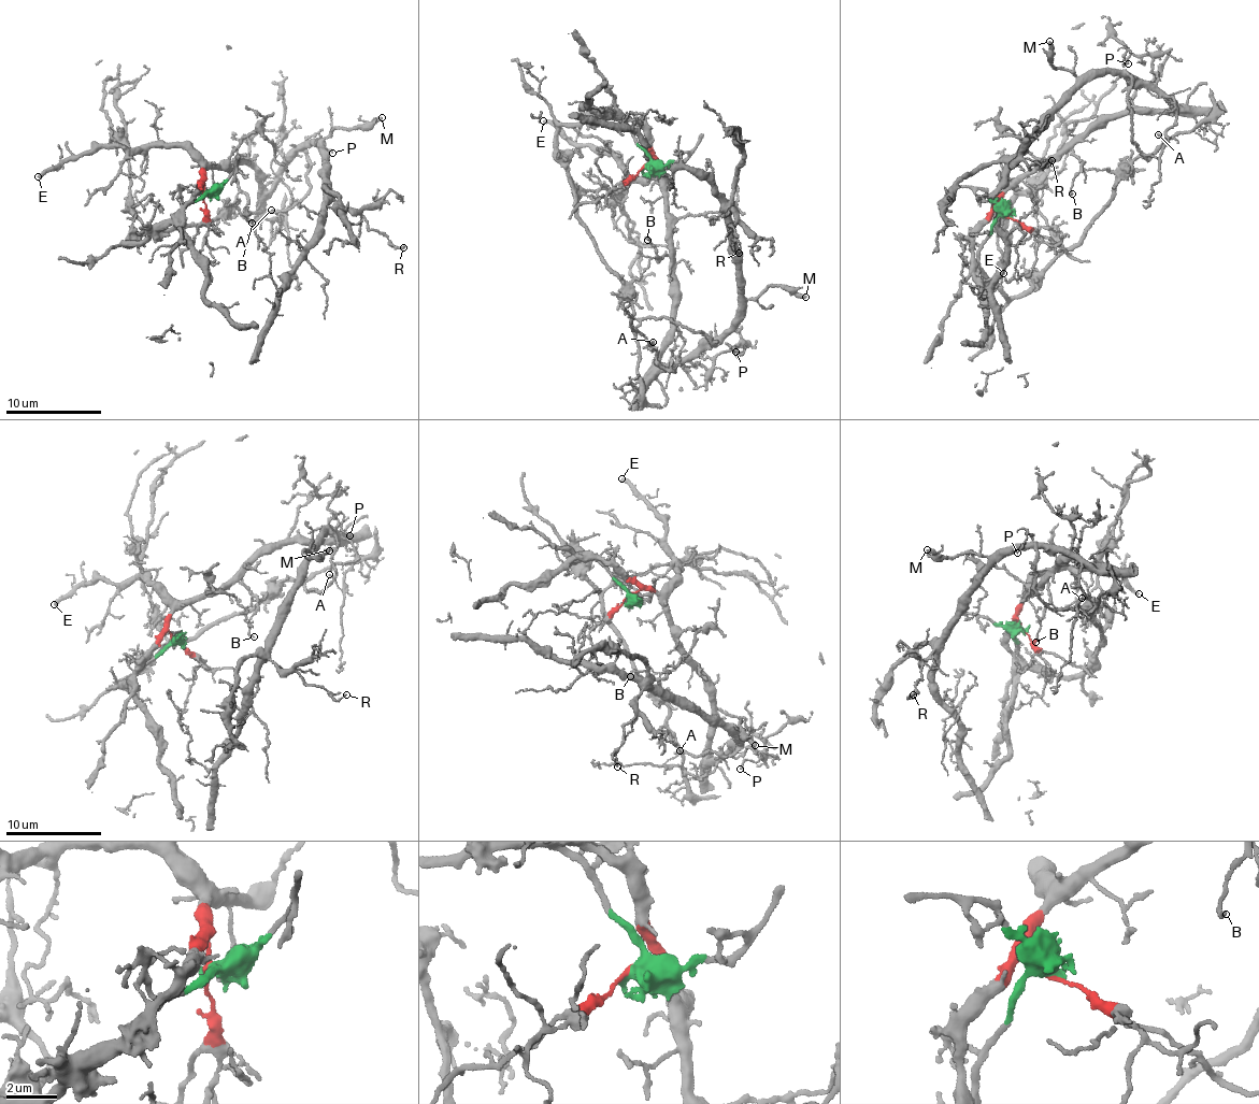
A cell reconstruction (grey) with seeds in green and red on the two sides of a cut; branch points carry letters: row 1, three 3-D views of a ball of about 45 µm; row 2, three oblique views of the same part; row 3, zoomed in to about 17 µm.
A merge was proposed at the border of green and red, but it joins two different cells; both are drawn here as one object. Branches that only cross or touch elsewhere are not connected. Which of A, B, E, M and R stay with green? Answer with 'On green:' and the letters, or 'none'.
On green: none

